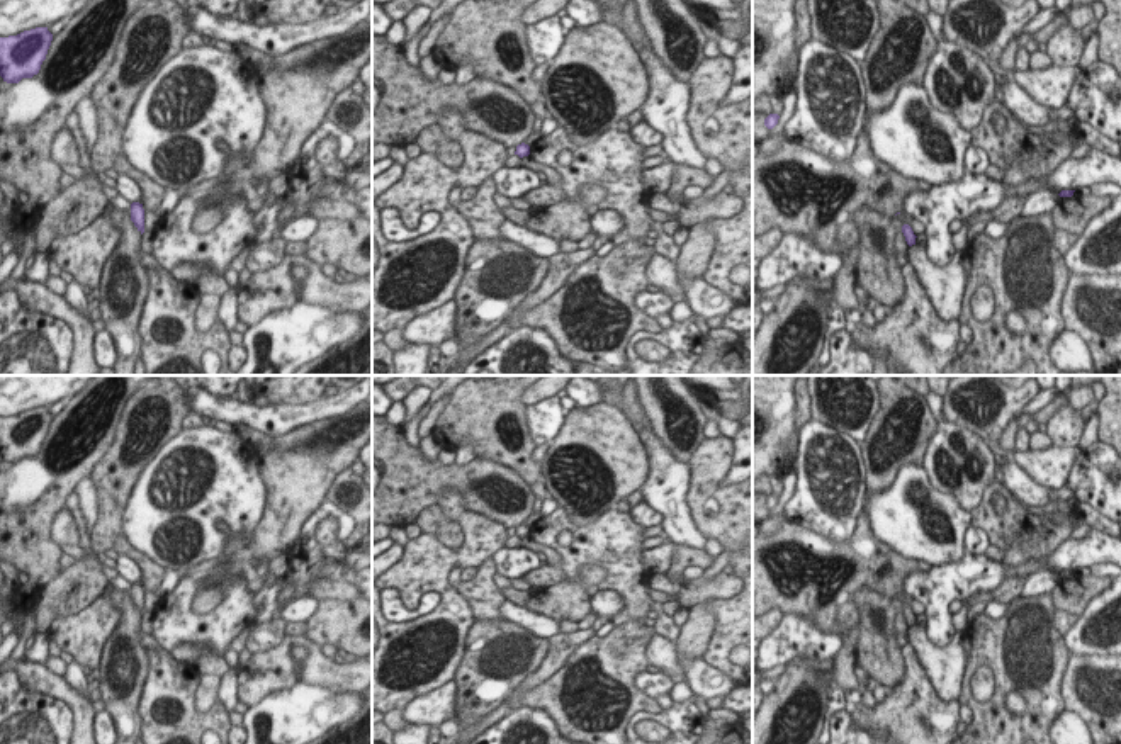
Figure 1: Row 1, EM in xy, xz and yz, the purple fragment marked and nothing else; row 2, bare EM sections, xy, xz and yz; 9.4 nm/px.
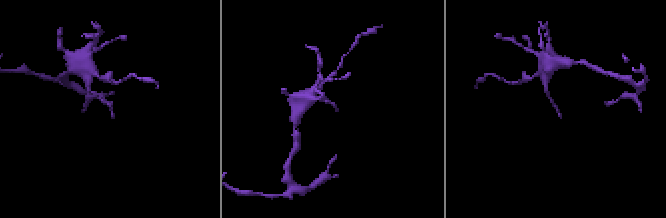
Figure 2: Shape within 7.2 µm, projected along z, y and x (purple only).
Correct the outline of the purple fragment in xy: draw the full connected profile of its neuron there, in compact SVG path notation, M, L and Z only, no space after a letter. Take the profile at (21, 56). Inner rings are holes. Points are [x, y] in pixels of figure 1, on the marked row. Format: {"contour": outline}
{"contour": "M36 27L17 36L0 37L0 76L7 83L19 83L39 73L51 46L48 27Z"}

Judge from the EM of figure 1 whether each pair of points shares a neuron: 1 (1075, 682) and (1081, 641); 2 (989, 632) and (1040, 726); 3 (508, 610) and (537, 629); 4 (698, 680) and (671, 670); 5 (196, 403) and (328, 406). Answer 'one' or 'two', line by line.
1: two
2: one
3: one
4: two
5: one

